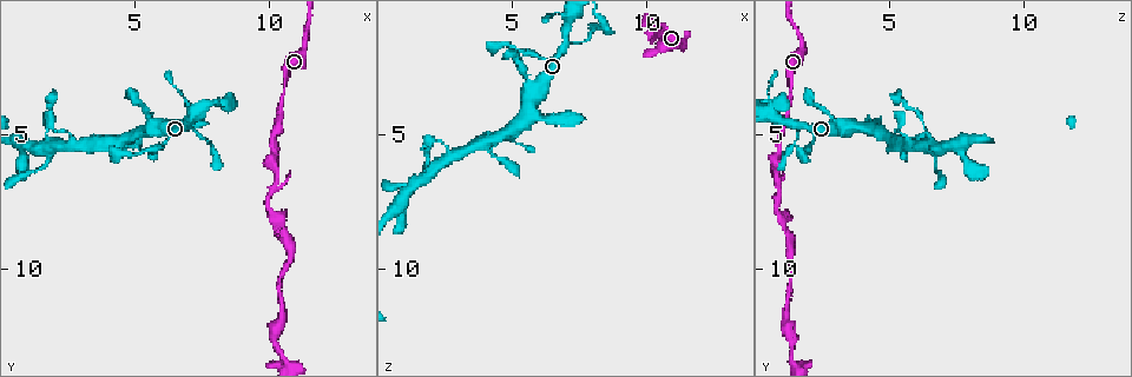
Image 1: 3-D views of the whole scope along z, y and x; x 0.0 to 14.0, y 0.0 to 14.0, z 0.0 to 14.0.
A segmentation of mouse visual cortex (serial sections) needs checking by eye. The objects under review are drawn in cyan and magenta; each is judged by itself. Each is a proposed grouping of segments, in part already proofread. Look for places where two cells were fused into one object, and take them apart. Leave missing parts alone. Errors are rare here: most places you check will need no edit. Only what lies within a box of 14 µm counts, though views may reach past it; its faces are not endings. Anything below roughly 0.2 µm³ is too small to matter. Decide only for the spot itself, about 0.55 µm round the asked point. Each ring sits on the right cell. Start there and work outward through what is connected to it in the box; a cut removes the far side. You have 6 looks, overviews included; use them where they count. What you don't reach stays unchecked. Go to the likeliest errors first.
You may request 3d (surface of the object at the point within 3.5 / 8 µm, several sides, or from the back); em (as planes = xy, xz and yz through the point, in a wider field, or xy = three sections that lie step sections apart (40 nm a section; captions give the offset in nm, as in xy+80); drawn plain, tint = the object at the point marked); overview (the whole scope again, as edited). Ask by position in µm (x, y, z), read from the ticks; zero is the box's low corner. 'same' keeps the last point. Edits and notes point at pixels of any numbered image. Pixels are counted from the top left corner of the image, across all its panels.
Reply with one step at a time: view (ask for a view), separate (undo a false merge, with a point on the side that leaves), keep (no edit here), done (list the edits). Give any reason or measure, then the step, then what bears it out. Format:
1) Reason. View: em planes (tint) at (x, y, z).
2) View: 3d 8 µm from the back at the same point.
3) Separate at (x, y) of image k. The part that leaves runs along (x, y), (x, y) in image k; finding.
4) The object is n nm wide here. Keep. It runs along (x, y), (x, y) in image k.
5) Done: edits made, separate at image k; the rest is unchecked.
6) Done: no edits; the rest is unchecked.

Thin neck. View: em planes (tint) at (10.6, 8.4, 1.2).

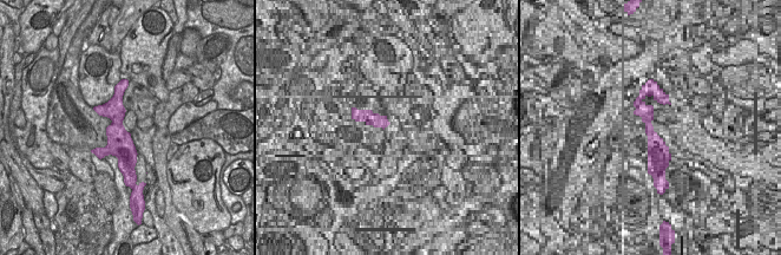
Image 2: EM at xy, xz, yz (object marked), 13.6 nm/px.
See where the arms go. View: 3d 3.5 µm at the same point.

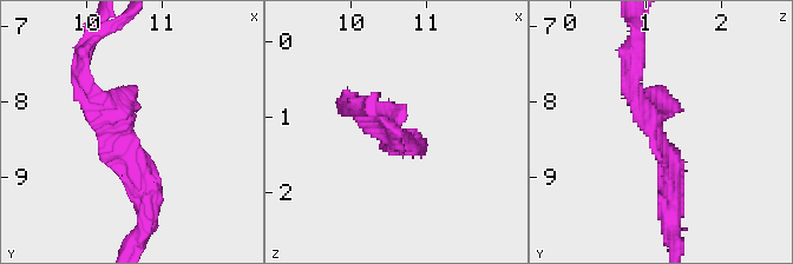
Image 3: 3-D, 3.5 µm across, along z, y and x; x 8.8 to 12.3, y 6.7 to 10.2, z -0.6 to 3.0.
Keep. It runs along (79, 79), (123, 126), (149, 210) in image 3; one cell here.

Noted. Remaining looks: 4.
Abrupt turn. View: 3d 3.5 µm at (10.5, 13.4, 1.4).

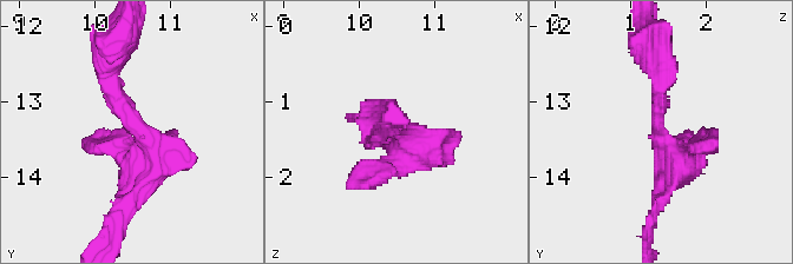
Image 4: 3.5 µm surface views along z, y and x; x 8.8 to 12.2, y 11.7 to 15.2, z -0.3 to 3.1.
The arms are 250, 450 nm wide. View: em xy step 3 (plain) at (10.50, 13.30, 1.35).

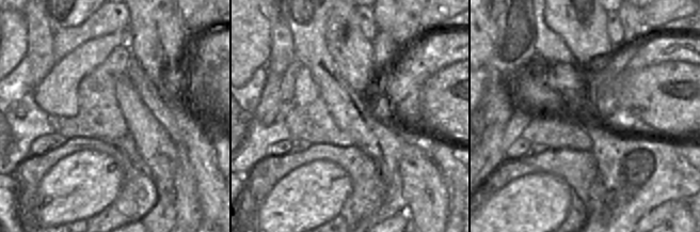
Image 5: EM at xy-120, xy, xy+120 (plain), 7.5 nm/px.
View: em xy step 3 (tint) at the same point.

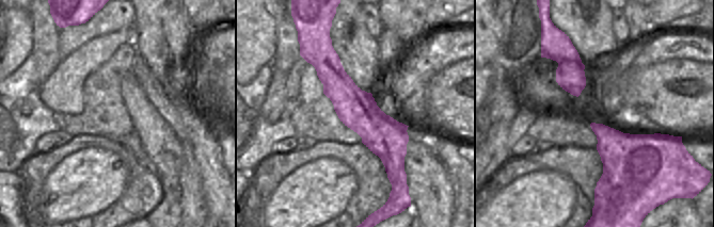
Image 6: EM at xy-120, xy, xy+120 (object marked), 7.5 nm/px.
Keep. It runs along (329, 50), (389, 141), (391, 176) in image 6; one cell here.

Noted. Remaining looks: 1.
View: 3d 3.5 µm from the back at (5.7, 4.8, 4.3).

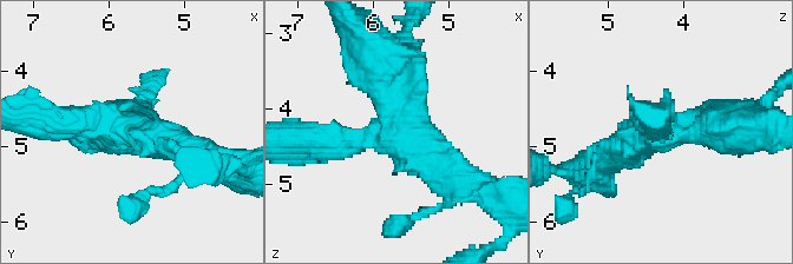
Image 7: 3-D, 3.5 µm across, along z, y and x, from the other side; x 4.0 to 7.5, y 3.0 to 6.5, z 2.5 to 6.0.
3 arms meet here. Keep. It runs along (382, 57), (397, 132), (458, 177) in image 7; one cell here.

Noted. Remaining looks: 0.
Done: no edits; the rest is unchecked.

